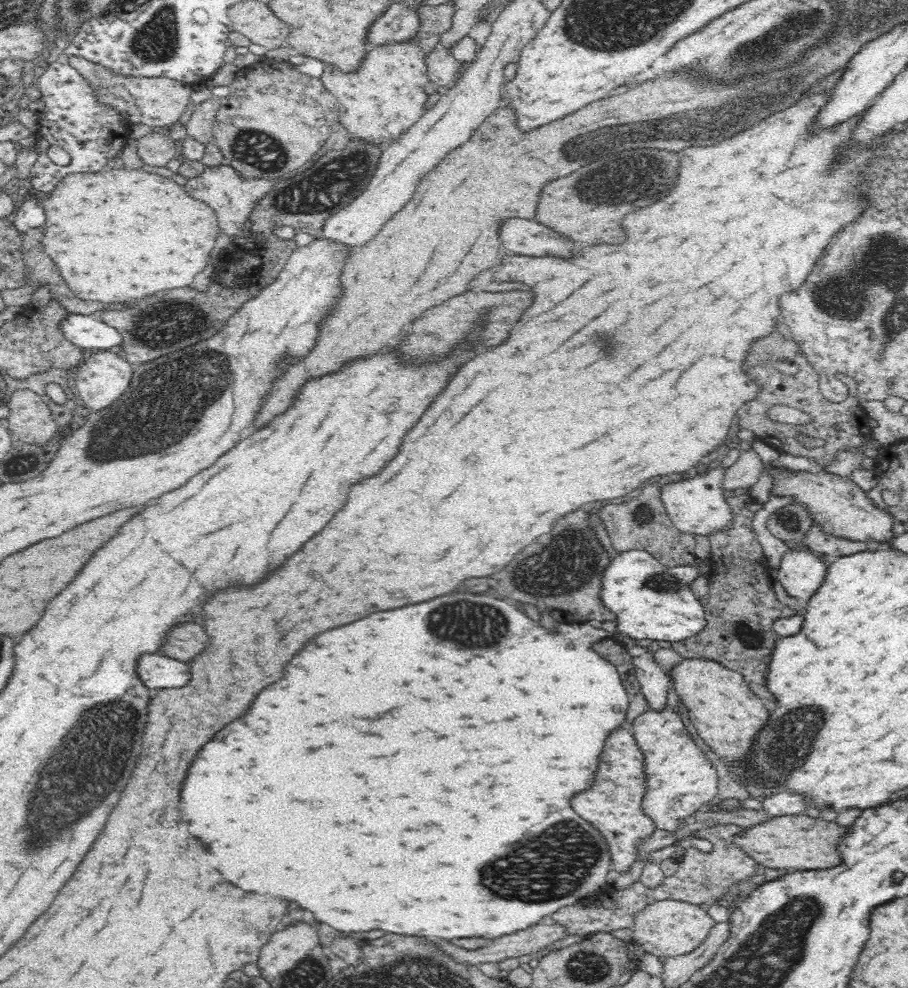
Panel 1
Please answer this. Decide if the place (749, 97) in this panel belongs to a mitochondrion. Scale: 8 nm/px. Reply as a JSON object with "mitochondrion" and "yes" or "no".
{"mitochondrion":"yes"}

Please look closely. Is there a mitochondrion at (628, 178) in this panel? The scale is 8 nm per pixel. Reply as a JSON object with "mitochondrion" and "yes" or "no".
{"mitochondrion":"yes"}

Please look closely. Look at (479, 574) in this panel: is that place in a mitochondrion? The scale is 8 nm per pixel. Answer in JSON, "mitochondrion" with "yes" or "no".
{"mitochondrion":"no"}

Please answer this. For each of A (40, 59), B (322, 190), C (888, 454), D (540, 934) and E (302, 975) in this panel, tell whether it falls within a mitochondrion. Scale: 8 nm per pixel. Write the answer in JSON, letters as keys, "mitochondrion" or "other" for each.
{"A":"other","B":"mitochondrion","C":"other","D":"other","E":"mitochondrion"}

